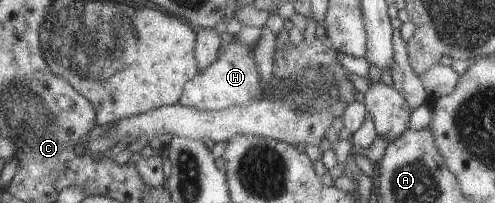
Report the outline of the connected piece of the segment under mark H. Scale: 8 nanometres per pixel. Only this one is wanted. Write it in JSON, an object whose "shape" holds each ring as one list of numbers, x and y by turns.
{"shape":[[234,39,226,48,221,48,218,59,184,86,178,105,195,110,225,110,260,98,265,91,261,88,253,48,238,45]]}

